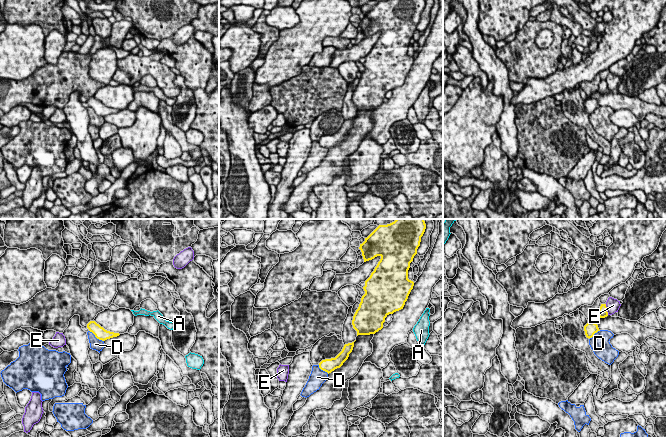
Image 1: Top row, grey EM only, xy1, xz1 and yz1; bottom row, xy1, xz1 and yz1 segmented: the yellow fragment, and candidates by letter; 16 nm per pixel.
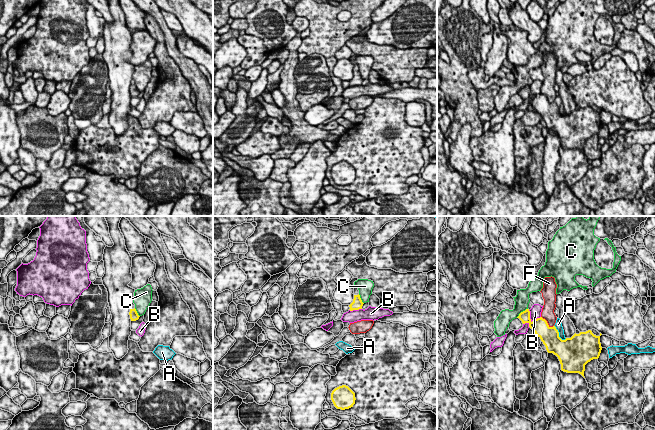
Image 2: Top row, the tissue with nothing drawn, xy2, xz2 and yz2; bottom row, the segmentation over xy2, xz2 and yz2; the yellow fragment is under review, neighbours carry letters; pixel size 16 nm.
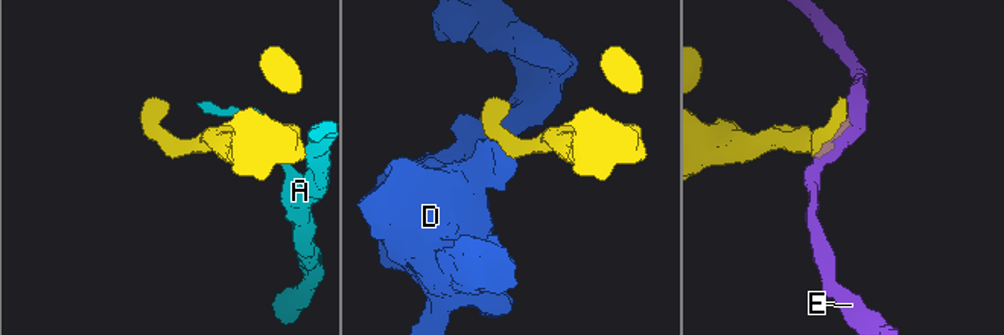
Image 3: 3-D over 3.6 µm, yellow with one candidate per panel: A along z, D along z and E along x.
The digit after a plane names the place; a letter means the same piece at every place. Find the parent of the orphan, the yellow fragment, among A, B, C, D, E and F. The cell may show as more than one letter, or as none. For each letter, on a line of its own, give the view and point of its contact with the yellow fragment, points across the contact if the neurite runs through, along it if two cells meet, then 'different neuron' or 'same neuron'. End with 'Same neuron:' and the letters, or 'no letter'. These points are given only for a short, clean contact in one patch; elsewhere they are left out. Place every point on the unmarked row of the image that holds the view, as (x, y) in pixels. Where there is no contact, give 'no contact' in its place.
A: yz2 (558, 109) | different neuron
B: yz2 (530, 95) | along yz2 (528, 86), (529, 93), (532, 96), (540, 93) | different neuron
C: yz2 (521, 88) | along yz2 (527, 84), (516, 93) | different neuron
D: xy1 (96, 113) | along xy1 (89, 106), (103, 117) | different neuron
E: yz1 (606, 85) | along yz1 (605, 80), (608, 90) | different neuron
F: yz2 (547, 99) | different neuron
Same neuron: no letter

